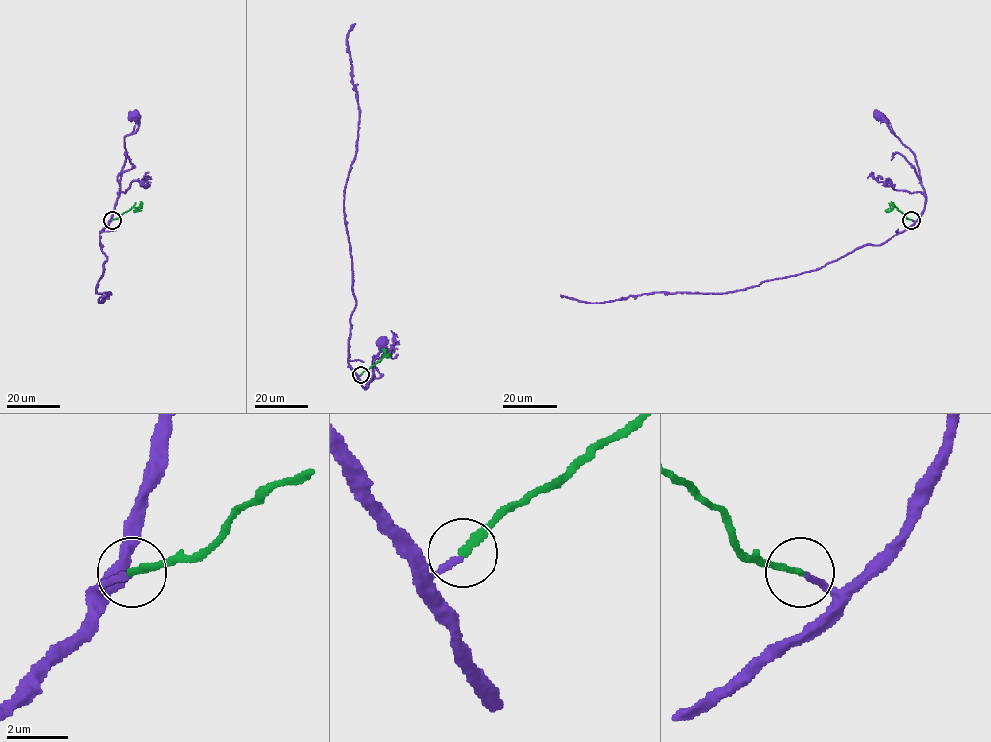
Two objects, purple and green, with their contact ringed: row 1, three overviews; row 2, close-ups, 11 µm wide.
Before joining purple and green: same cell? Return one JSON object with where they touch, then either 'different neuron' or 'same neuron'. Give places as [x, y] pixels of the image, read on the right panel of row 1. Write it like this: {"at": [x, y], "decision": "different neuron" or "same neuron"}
{"at": [911, 220], "decision": "same neuron"}

